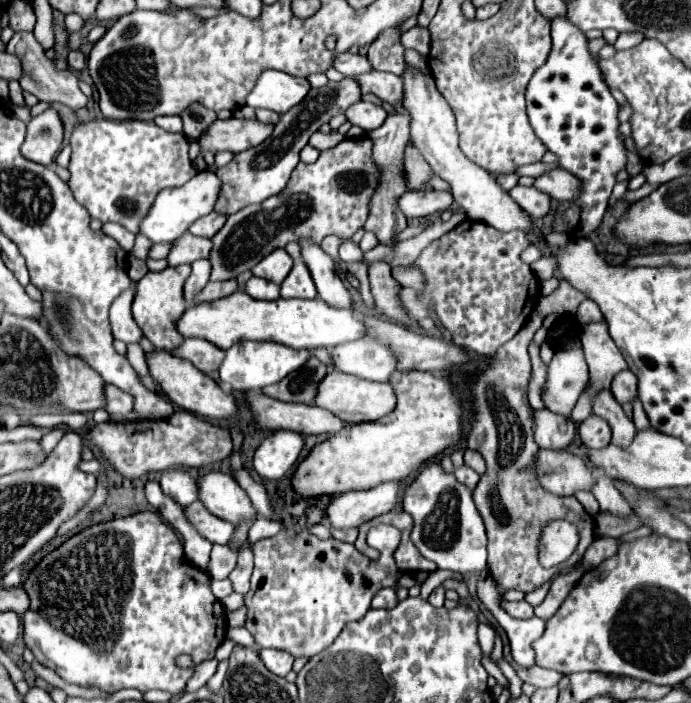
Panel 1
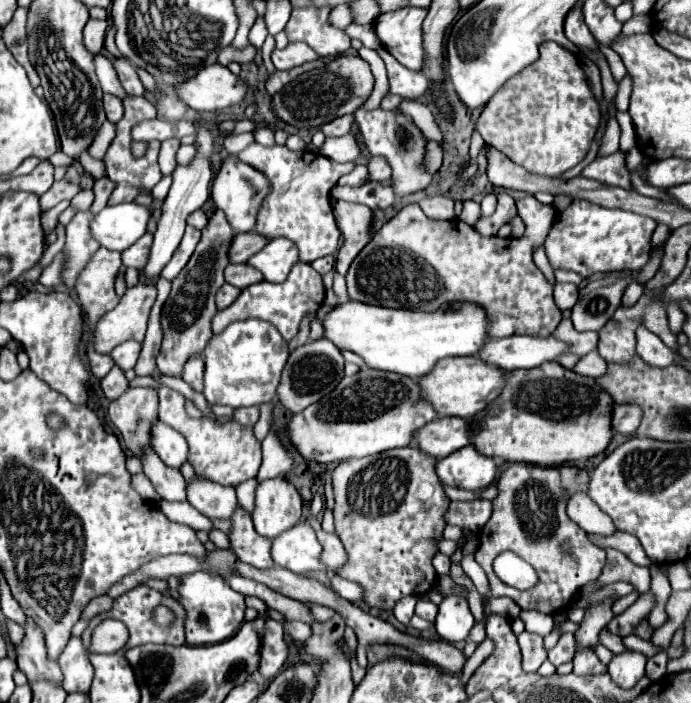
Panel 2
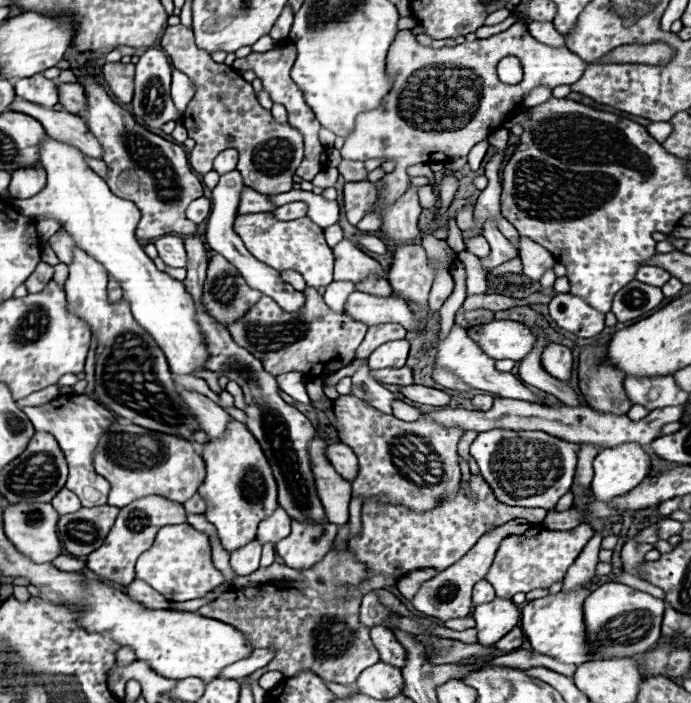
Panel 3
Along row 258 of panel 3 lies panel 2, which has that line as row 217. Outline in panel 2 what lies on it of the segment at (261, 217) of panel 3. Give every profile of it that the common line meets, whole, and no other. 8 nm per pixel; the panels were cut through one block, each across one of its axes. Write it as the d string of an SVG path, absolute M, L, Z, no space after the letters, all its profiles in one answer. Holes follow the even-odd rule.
M258 142L250 144L238 158L256 170L264 172L272 182L270 196L262 202L258 210L258 222L254 232L264 234L266 238L284 236L292 240L300 250L302 262L314 262L316 258L334 254L340 244L340 230L334 222L330 190L336 186L340 176L354 170L354 162L338 164L320 152L292 152L286 146L260 146Z

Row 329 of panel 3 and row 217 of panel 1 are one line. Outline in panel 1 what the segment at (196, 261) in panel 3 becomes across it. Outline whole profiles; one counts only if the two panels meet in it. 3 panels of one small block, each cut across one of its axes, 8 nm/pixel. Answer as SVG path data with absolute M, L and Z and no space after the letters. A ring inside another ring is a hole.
M210 212L208 216L202 216L200 220L196 220L188 232L190 234L196 234L196 236L204 236L204 238L212 238L222 226L224 226L226 218L222 214L216 214L216 212Z

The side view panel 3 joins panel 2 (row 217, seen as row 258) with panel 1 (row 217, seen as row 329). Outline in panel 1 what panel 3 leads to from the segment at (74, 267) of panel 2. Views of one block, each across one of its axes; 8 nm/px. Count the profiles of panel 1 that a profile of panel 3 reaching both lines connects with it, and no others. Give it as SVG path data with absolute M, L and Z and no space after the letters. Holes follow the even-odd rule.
M92 118L74 128L72 138L72 160L70 160L70 180L68 186L78 204L82 204L92 218L100 222L116 222L130 232L138 232L140 220L146 216L156 194L170 186L184 186L194 174L194 166L188 158L188 138L184 134L170 134L158 128L154 122L142 120L108 120Z

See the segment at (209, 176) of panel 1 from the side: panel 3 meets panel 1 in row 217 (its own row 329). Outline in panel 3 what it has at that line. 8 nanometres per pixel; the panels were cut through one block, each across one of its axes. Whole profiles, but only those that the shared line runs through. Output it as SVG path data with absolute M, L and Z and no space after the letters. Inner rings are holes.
M48 138L44 140L42 144L42 166L48 174L48 182L46 182L46 188L36 194L34 198L28 198L28 200L14 200L14 208L24 214L24 216L30 216L30 218L54 218L62 224L62 228L74 236L76 244L86 252L90 254L92 258L96 258L104 270L122 284L124 288L124 298L130 302L130 308L132 308L132 314L136 318L136 322L156 340L156 344L162 348L162 352L166 354L168 358L168 366L170 366L170 372L172 374L178 374L178 376L186 376L186 374L194 374L198 370L206 370L206 360L210 358L208 354L208 348L206 348L206 342L204 342L204 332L200 330L198 322L196 322L196 306L194 306L194 300L192 296L186 292L184 284L180 280L174 280L172 276L168 276L166 272L160 272L154 262L144 254L142 246L138 244L136 236L134 236L134 230L136 230L136 224L140 220L140 210L136 208L136 204L132 204L130 200L124 200L124 198L118 198L110 192L110 188L106 186L106 182L94 174L78 148L74 146L68 146L68 144L62 144L54 138Z

